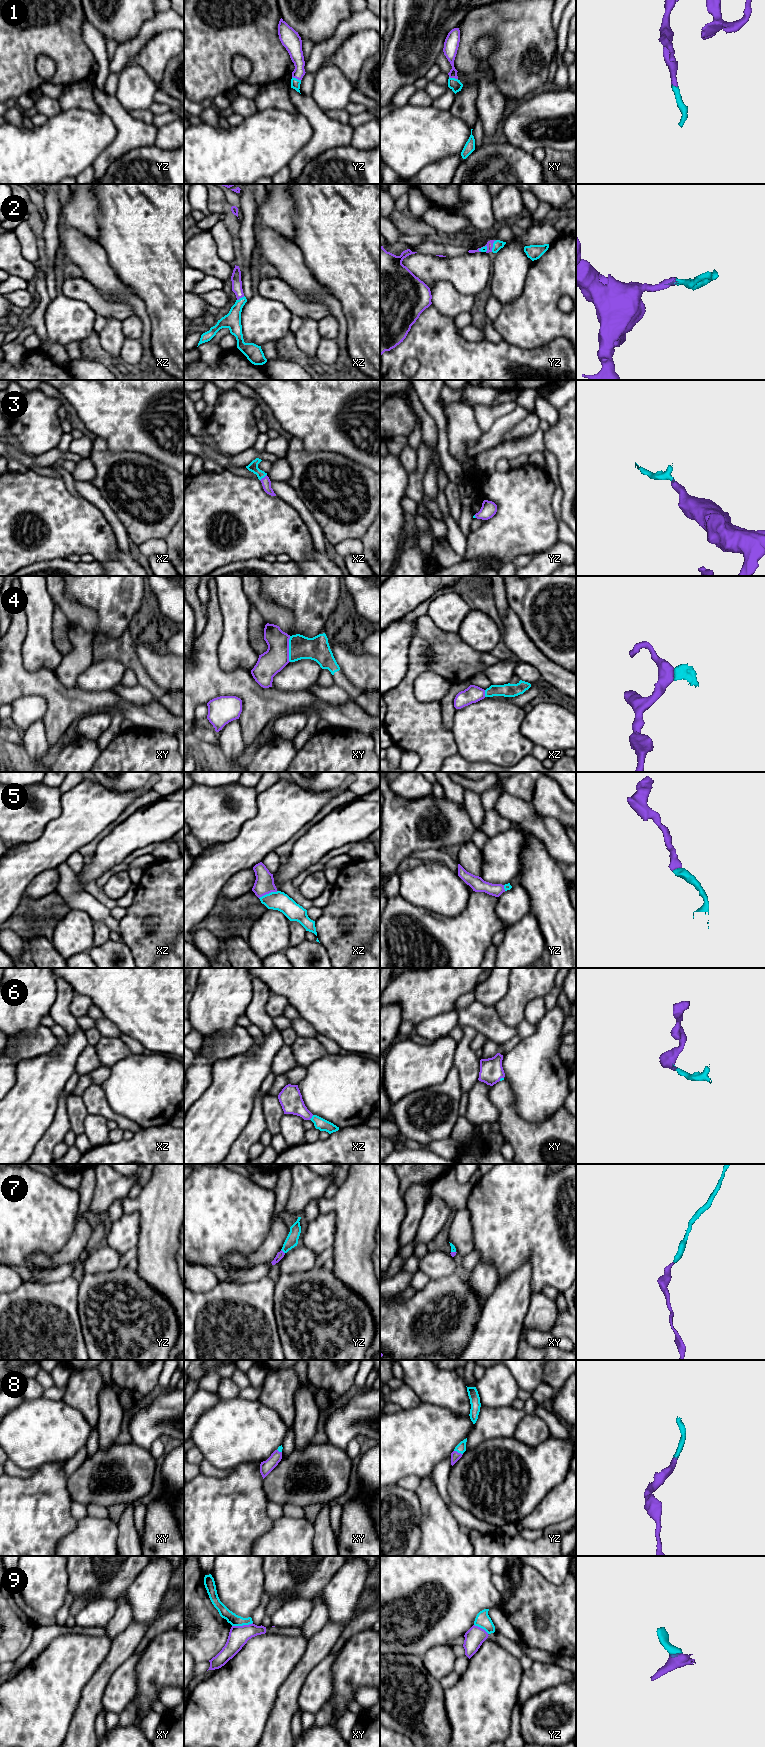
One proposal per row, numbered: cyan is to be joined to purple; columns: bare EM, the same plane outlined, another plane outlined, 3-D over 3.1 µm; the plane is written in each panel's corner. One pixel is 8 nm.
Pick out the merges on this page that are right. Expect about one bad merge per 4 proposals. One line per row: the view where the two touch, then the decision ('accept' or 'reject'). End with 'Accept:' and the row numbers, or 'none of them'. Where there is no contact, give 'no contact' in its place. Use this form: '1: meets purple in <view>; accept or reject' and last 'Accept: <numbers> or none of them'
1: meets purple in yz; accept
2: meets purple in yz; accept
3: meets purple in xz; accept
4: meets purple in xy; reject
5: meets purple in xz; accept
6: meets purple in xz; accept
7: meets purple in yz; accept
8: meets purple in yz; accept
9: meets purple in xy; reject
Accept: 1, 2, 3, 5, 6, 7, 8

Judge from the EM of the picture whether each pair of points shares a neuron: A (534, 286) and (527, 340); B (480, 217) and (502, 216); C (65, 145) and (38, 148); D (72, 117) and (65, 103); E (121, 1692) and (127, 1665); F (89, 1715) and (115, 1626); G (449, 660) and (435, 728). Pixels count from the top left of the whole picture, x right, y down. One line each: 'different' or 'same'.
A: same
B: different
C: same
D: different
E: same
F: different
G: same

